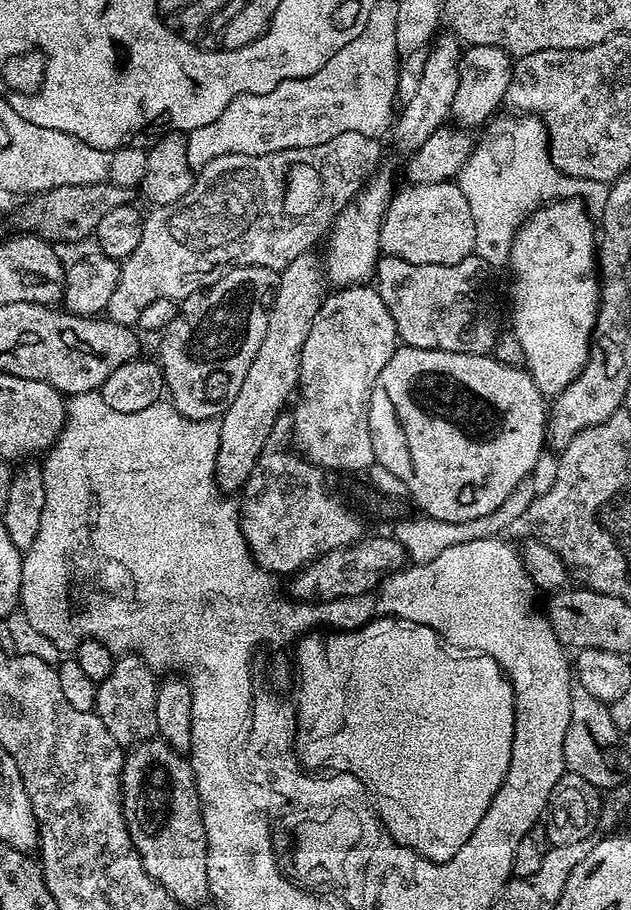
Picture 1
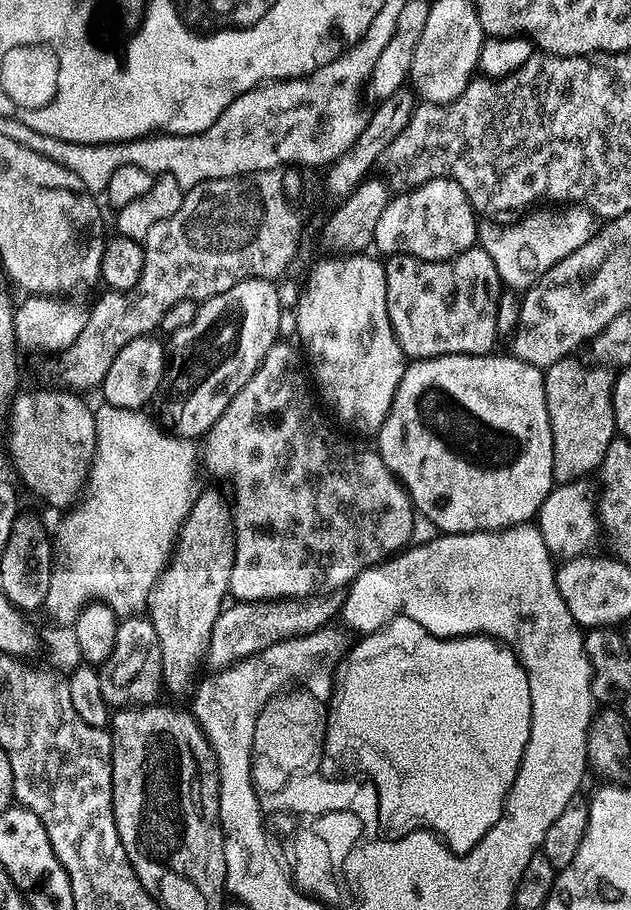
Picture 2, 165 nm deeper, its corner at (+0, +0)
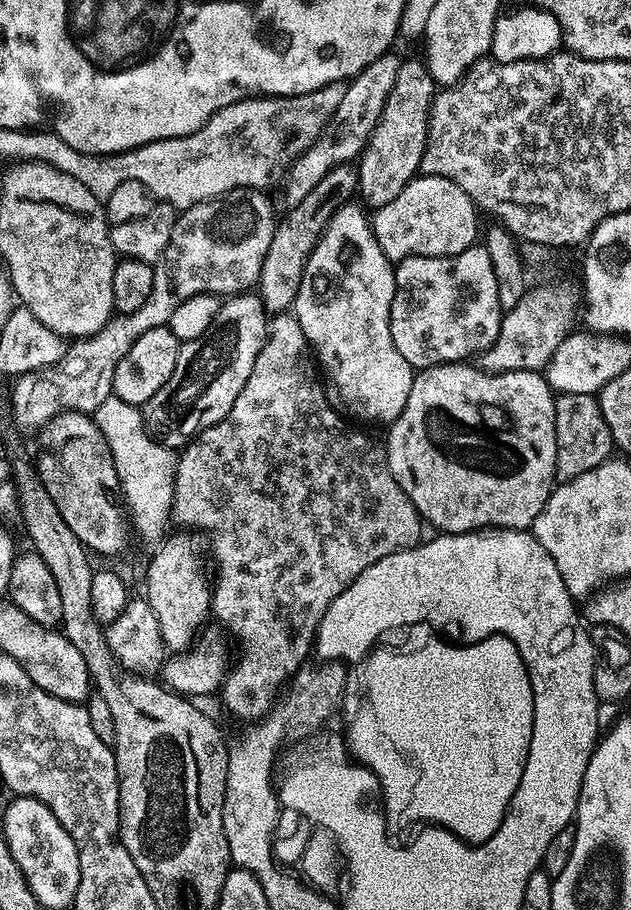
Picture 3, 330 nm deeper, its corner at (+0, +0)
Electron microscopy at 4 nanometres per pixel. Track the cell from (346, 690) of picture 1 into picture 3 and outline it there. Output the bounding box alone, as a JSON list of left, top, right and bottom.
[348,636,535,844]

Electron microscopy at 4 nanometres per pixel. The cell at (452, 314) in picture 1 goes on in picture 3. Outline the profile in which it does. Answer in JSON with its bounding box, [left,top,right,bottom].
[390,246,502,370]

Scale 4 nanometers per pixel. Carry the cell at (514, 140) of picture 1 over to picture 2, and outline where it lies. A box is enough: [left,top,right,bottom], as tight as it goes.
[477,206,596,292]

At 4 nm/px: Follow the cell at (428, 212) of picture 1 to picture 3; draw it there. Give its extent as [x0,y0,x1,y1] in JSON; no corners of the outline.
[371,174,478,262]

